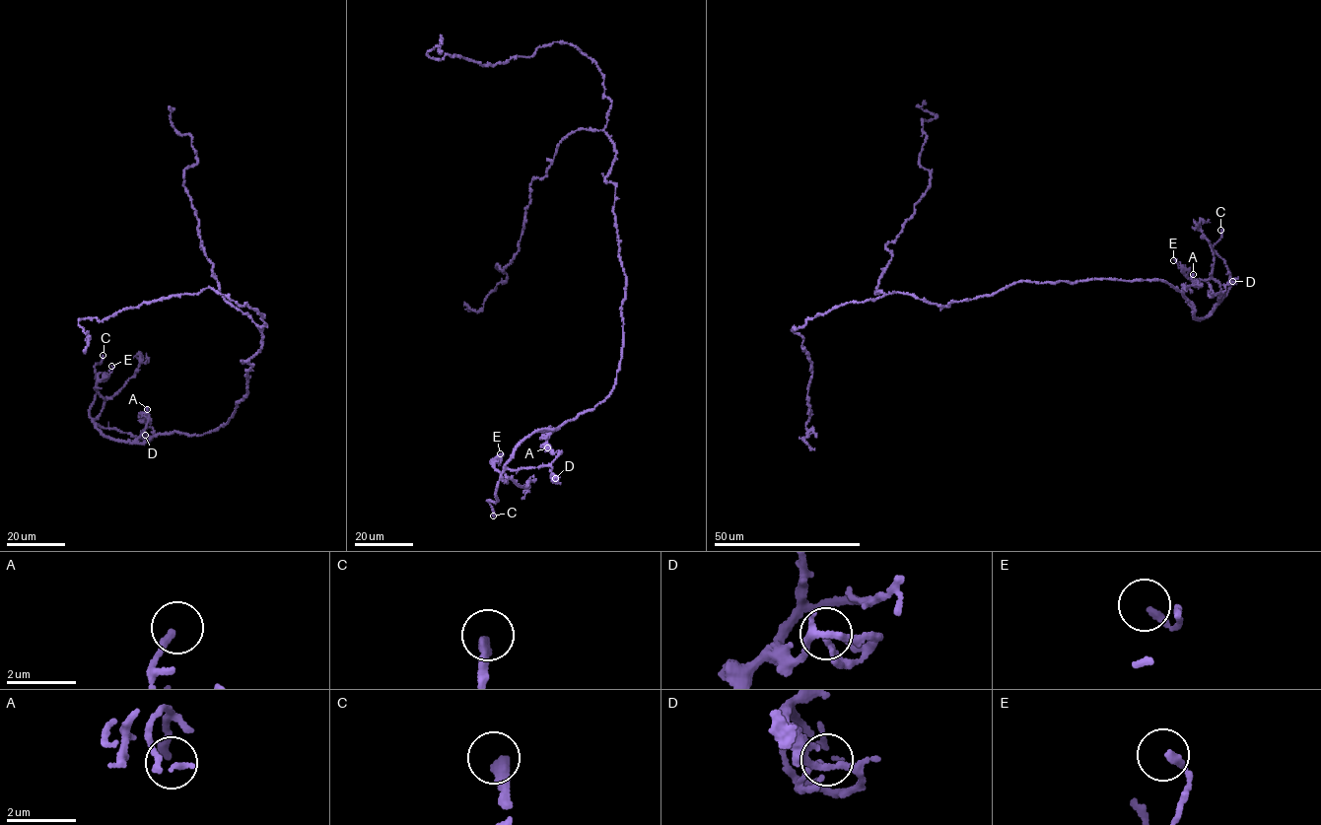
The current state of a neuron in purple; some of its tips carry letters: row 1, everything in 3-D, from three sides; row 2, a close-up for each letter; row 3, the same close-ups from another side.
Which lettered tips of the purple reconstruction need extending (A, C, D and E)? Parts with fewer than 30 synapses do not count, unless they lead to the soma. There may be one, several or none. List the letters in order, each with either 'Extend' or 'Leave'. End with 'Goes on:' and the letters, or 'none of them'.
A: Leave
C: Extend
D: Leave
E: Leave
Goes on: C

